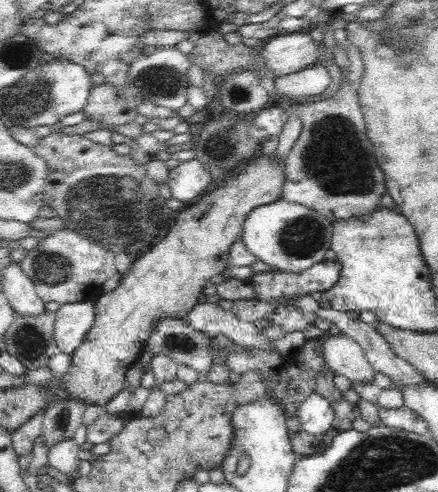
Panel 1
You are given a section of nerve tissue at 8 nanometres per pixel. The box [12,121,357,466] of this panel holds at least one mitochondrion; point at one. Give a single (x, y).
(114, 209)

